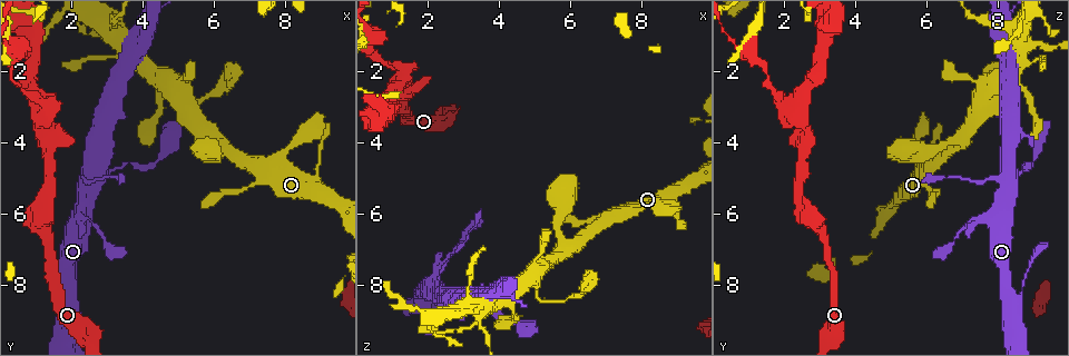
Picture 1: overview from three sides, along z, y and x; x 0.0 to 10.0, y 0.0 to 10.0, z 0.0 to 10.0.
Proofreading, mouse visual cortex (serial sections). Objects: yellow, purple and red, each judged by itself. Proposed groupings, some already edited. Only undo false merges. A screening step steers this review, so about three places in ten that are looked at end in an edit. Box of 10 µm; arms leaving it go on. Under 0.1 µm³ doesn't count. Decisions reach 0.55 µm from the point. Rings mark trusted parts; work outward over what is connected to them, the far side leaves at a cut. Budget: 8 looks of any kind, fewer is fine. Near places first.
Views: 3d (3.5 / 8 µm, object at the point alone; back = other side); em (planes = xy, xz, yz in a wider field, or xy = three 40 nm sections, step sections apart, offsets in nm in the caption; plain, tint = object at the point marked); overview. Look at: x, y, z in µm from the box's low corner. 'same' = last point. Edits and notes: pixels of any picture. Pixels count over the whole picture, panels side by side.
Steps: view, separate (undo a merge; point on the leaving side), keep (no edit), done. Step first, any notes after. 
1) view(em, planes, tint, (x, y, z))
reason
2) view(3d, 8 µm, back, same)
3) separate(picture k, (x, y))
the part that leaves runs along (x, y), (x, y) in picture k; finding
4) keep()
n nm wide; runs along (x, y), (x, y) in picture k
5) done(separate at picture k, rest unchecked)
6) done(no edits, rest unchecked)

view(3d, 3.5 µm, (2.30, 5.90, 8.20))
a fork

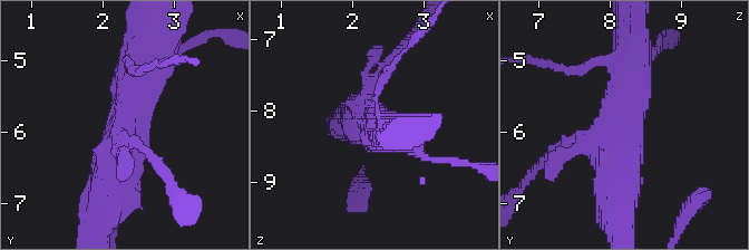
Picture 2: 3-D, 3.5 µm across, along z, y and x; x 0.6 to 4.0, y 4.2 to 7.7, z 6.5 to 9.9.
view(em, xy, step 3, plain, (2.30, 5.95, 8.20))
need the tissue

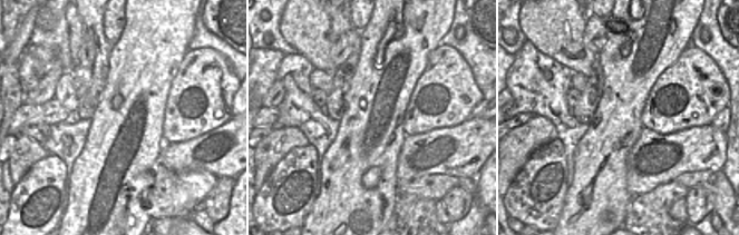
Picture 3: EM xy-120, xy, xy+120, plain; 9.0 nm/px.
view(em, xy, step 3, tint, same)
with the object marked

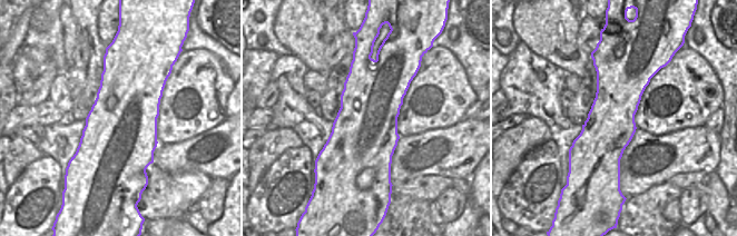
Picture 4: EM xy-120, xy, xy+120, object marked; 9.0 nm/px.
keep()
runs along (106, 209), (126, 113), (151, 78) in picture 2; all the same cell

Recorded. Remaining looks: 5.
view(3d, 8 µm, (3.55, 4.60, 8.70))
narrows sharply

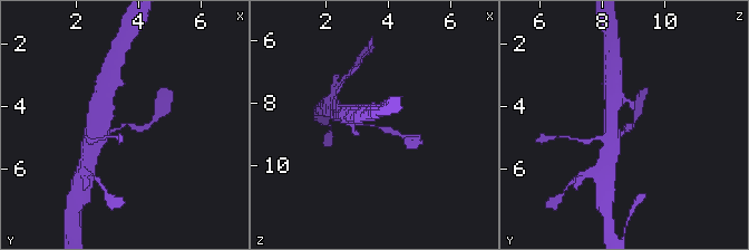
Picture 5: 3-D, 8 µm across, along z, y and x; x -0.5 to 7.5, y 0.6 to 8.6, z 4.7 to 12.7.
view(3d, 3.5 µm, same)
zoom in

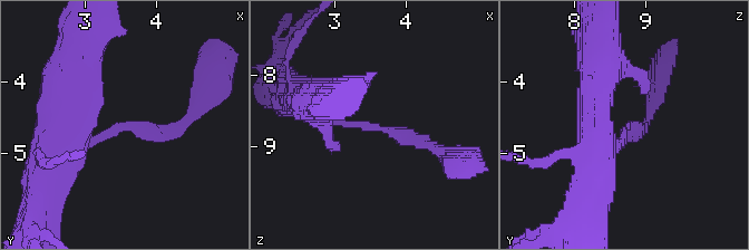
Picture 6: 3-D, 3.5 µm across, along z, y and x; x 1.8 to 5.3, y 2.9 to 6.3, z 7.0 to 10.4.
keep()
arms of 150, 300 nm; one cell here

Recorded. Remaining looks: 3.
view(3d, 3.5 µm, (5.10, 3.10, 7.70))
looks like a crossing

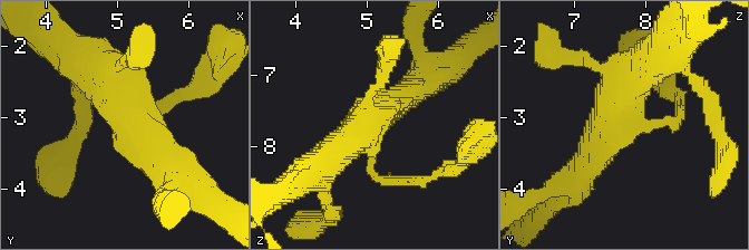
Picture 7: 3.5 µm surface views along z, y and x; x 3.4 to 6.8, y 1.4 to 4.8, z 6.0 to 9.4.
view(em, xy, step 1, plain, (5.15, 3.15, 7.75))

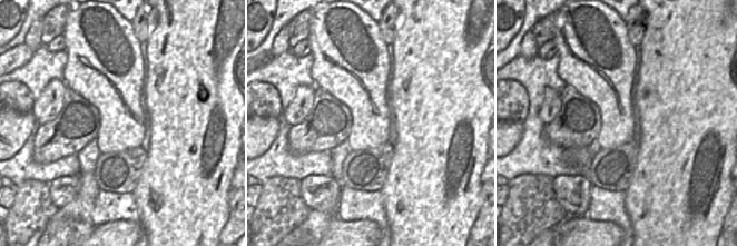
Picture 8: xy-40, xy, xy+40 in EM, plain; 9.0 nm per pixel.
view(em, xy, step 1, tint, same)

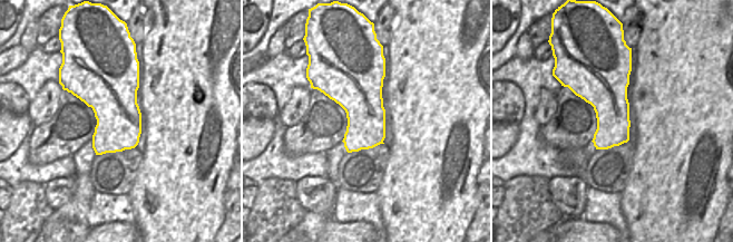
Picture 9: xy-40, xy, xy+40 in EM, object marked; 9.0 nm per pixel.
keep()
all the same cell

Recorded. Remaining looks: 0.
done(no edits, rest unchecked)

